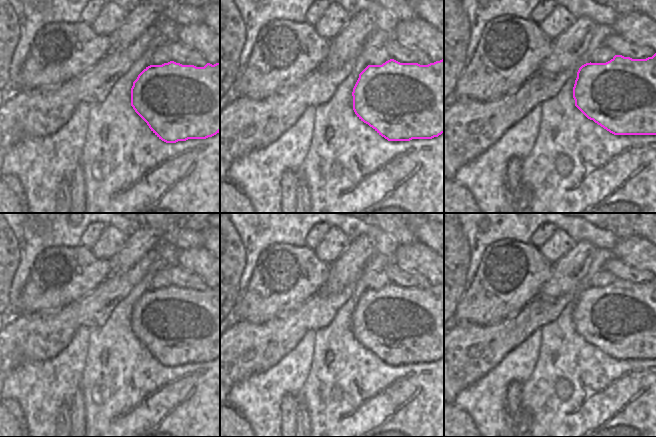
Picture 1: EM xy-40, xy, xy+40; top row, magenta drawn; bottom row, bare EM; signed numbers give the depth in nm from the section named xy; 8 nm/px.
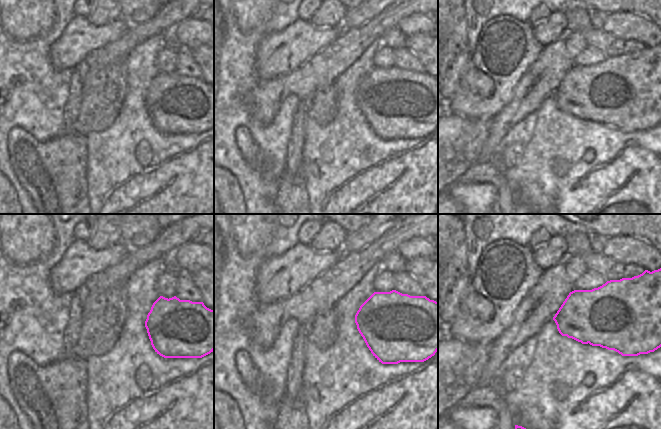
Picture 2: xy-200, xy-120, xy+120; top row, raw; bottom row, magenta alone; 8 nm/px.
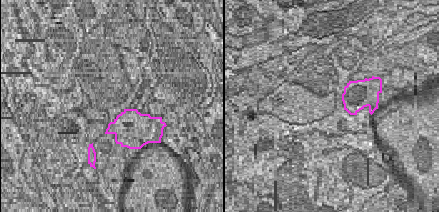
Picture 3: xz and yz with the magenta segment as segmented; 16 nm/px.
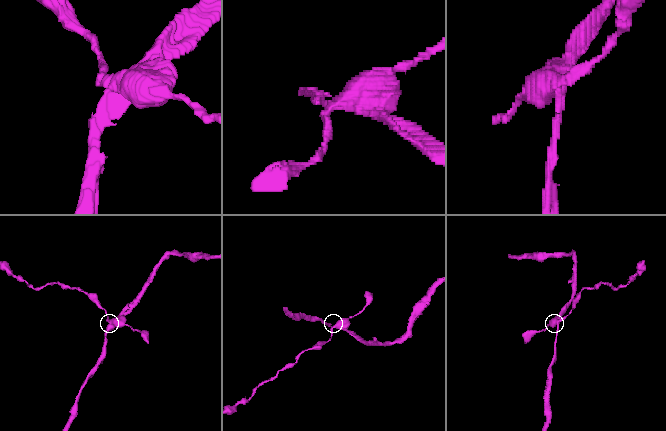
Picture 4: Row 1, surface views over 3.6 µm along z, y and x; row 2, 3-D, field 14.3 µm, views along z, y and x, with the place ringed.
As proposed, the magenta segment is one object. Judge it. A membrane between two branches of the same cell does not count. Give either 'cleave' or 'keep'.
cleave

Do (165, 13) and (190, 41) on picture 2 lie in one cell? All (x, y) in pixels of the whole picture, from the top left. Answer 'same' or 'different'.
different

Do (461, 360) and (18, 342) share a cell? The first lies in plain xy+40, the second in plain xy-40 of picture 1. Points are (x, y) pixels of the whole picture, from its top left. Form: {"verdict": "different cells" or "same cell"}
{"verdict": "same cell"}

